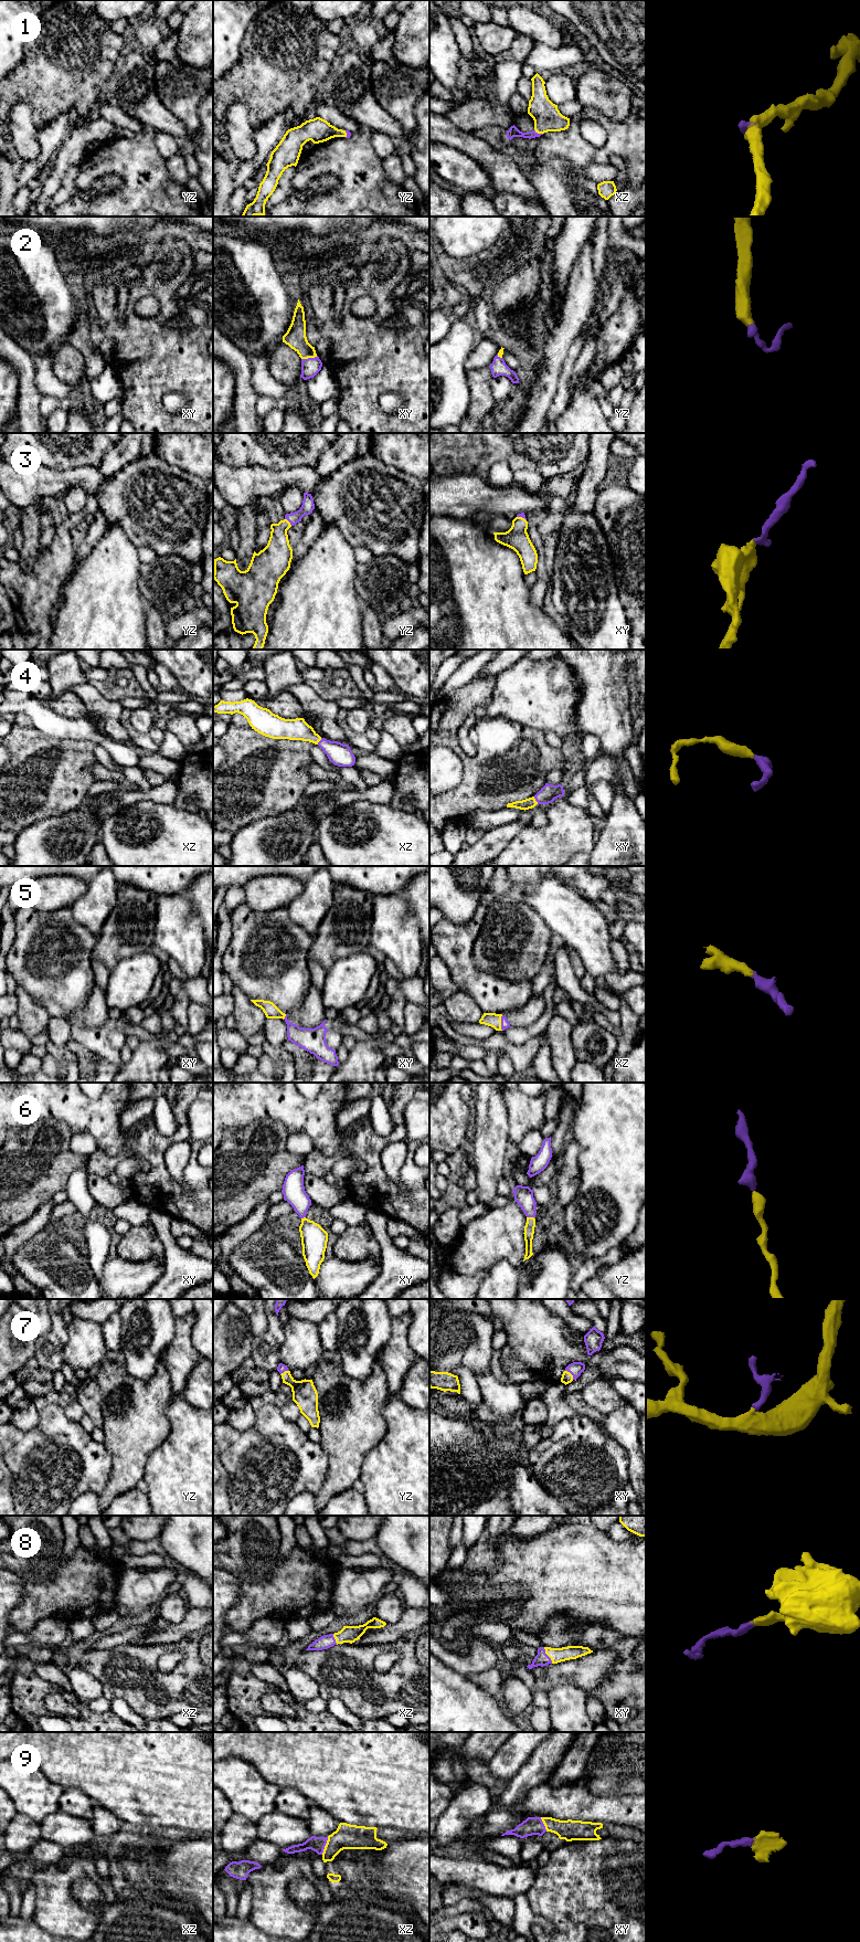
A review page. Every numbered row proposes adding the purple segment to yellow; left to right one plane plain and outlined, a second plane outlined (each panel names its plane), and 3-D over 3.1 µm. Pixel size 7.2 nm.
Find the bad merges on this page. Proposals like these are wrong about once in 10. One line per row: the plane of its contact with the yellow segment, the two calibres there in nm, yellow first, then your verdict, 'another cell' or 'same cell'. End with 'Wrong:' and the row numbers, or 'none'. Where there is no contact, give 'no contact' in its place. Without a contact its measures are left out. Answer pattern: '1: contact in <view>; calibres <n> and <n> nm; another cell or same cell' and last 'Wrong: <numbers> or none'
1: contact in xz; calibres 200 and 80 nm; same cell
2: contact in xy; calibres 150 and 140 nm; same cell
3: contact in yz; calibres 200 and 90 nm; same cell
4: contact in xy; calibres 80 and 120 nm; same cell
5: contact in xz; calibres 100 and 60 nm; same cell
6: contact in yz; calibres 80 and 140 nm; same cell
7: contact in xy; calibres 80 and 100 nm; same cell
8: contact in xy; calibres 110 and 100 nm; same cell
9: contact in xz; calibres 180 and 110 nm; same cell
Wrong: none

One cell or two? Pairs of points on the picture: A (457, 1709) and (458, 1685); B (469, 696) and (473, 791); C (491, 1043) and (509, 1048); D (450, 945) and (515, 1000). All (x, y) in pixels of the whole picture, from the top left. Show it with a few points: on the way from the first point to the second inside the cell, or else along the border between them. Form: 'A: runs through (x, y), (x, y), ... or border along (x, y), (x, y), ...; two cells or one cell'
A: runs through (457, 1703), (457, 1690); one cell
B: runs through (450, 719), (450, 741), (473, 768); one cell
C: runs through (496, 1043), (505, 1045); one cell
D: runs through (459, 962), (491, 994), (497, 995); one cell

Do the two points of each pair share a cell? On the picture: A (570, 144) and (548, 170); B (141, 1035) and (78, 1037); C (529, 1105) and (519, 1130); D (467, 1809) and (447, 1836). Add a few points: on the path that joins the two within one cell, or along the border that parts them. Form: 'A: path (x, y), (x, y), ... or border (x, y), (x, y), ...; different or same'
A: border (532, 157), (561, 157), (583, 167); different
B: path (126, 1027), (110, 1025), (97, 1038), (94, 1038); same
C: path (529, 1111), (520, 1123); same
D: path (460, 1816), (448, 1829); same

